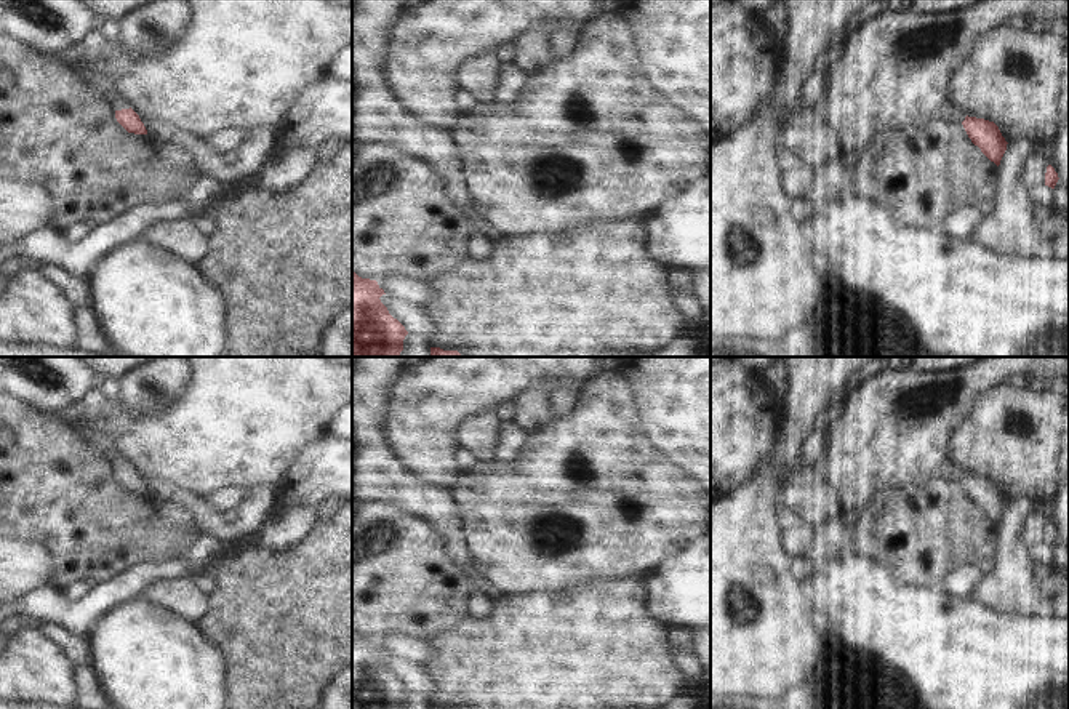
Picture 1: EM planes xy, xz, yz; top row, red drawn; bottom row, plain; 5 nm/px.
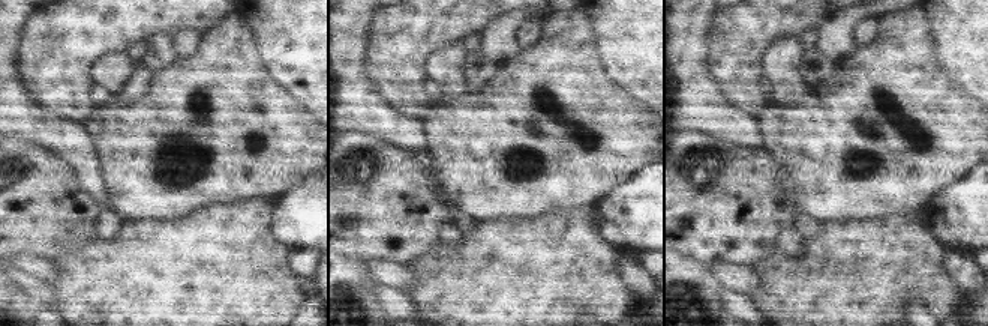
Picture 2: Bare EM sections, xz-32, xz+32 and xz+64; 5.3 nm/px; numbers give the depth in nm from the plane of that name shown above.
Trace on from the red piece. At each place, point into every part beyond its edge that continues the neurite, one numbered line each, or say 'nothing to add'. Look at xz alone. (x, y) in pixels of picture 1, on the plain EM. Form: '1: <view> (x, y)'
nothing to add.

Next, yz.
nothing to add.

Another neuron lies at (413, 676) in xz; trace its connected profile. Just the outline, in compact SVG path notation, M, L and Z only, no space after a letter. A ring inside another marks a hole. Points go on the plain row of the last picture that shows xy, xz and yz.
M382 653L379 658L410 693L422 698L432 693L432 683L422 666L389 653Z

